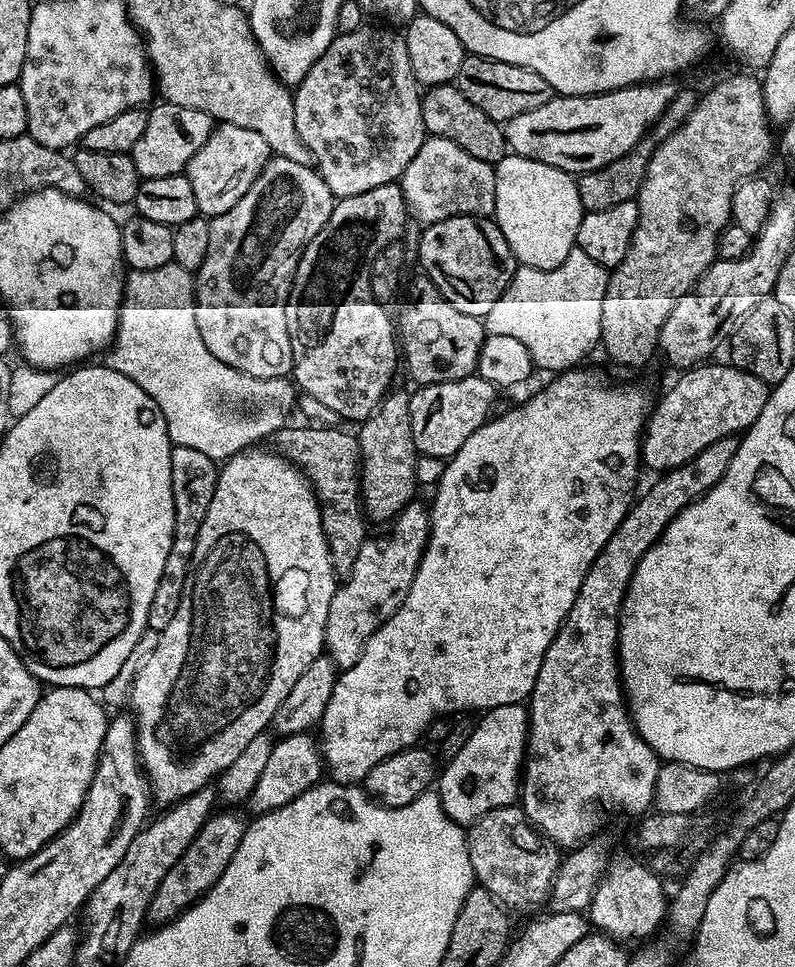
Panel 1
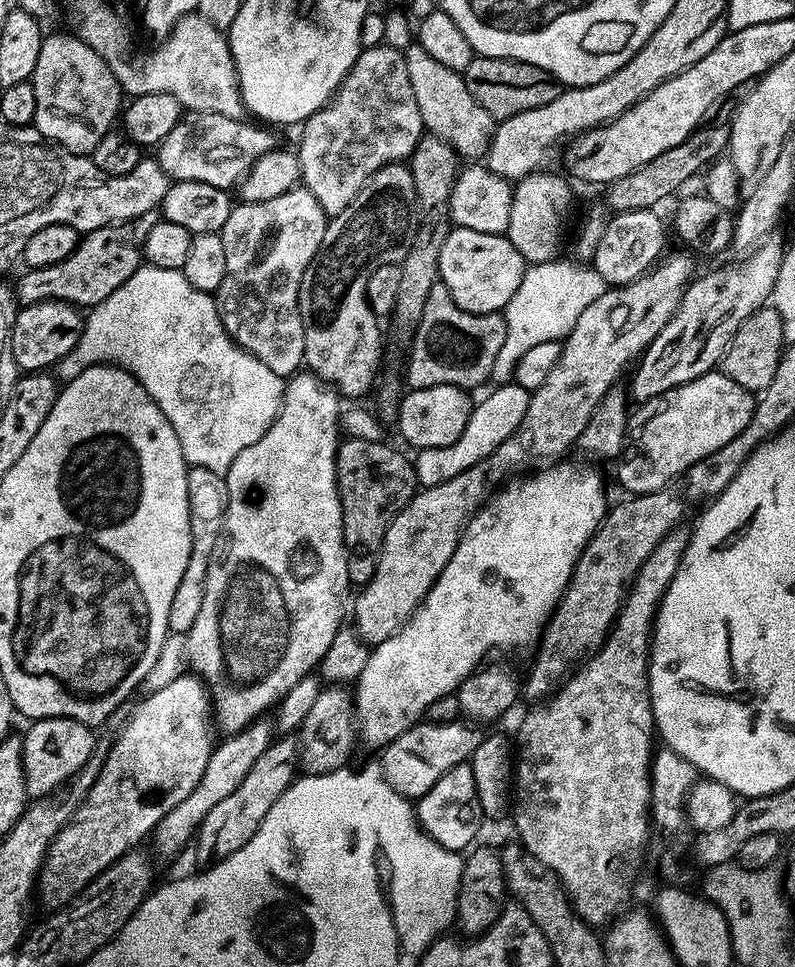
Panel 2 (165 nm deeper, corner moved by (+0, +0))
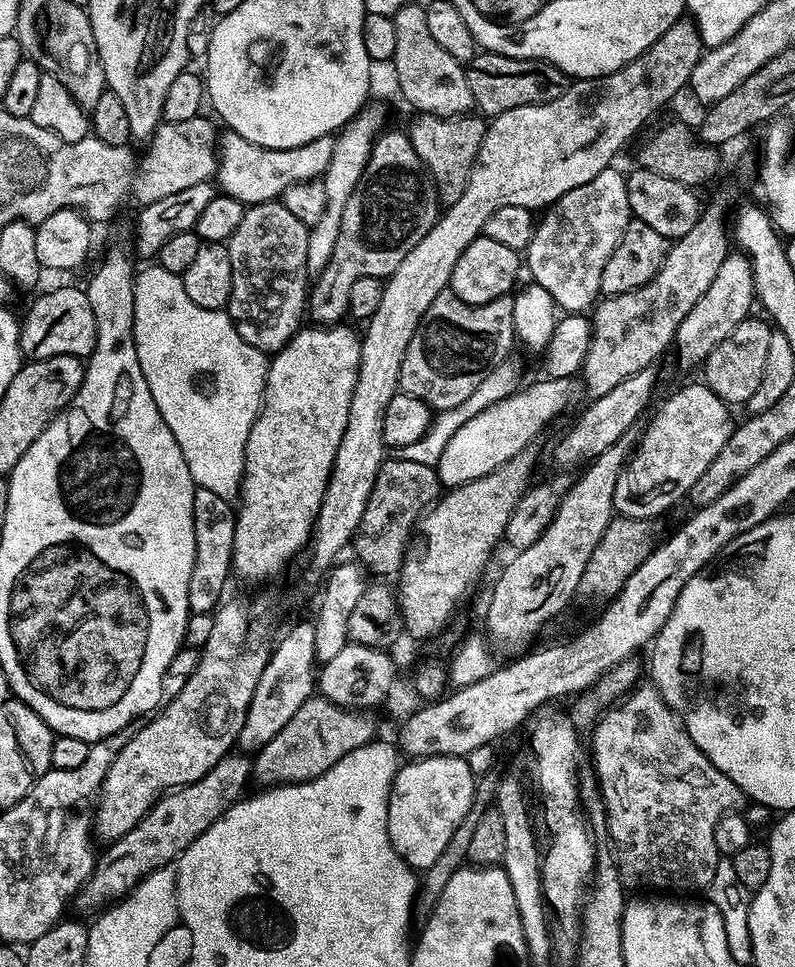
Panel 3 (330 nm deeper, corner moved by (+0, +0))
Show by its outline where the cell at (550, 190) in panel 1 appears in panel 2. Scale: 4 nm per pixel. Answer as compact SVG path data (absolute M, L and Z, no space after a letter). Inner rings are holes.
M537 170L515 183L506 233L515 249L522 254L525 263L531 265L545 264L559 255L558 250L572 206L572 190L568 184L570 182L563 175L560 177L544 171Z

